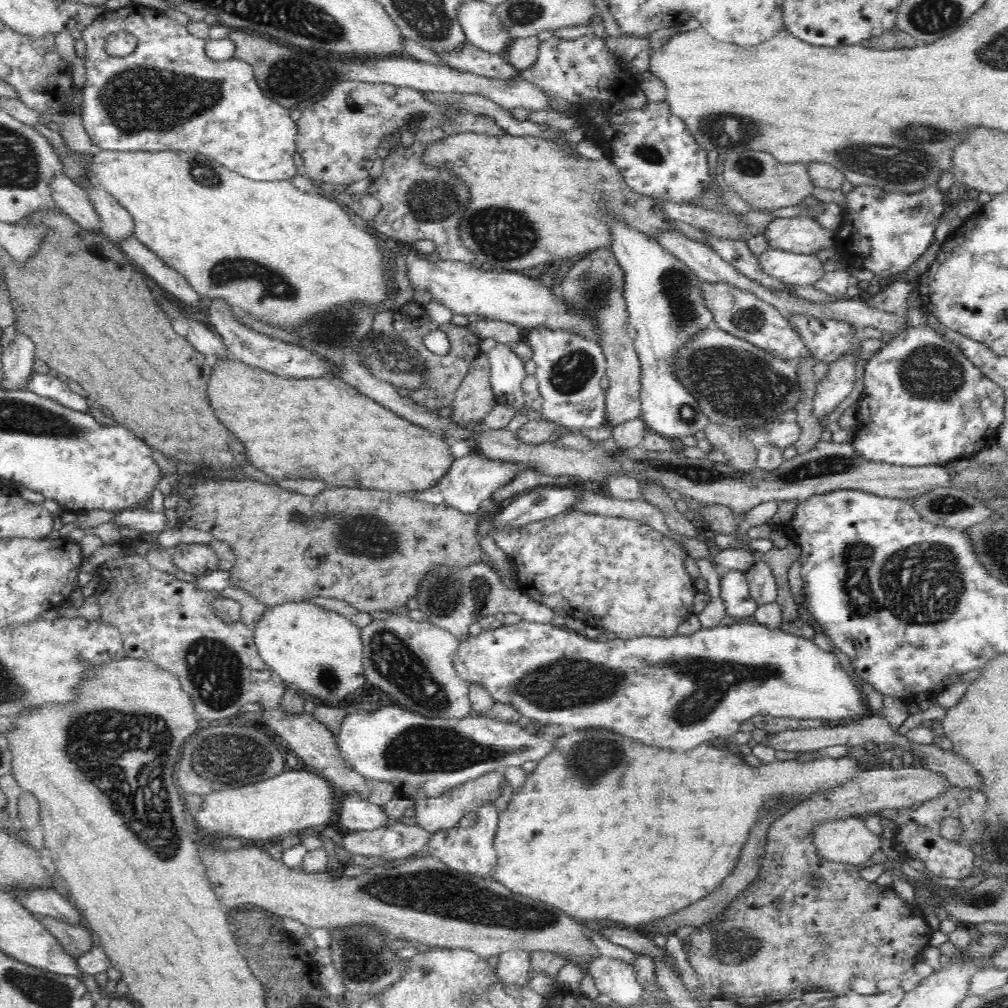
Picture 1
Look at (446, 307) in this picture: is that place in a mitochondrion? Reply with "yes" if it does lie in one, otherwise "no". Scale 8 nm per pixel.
no

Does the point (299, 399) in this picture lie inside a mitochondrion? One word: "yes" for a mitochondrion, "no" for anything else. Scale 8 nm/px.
no

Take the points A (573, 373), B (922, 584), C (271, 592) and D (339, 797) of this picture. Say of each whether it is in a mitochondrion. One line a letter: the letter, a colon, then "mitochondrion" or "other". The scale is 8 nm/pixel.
A: mitochondrion
B: mitochondrion
C: other
D: other

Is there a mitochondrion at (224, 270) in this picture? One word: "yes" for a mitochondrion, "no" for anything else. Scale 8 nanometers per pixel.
yes

